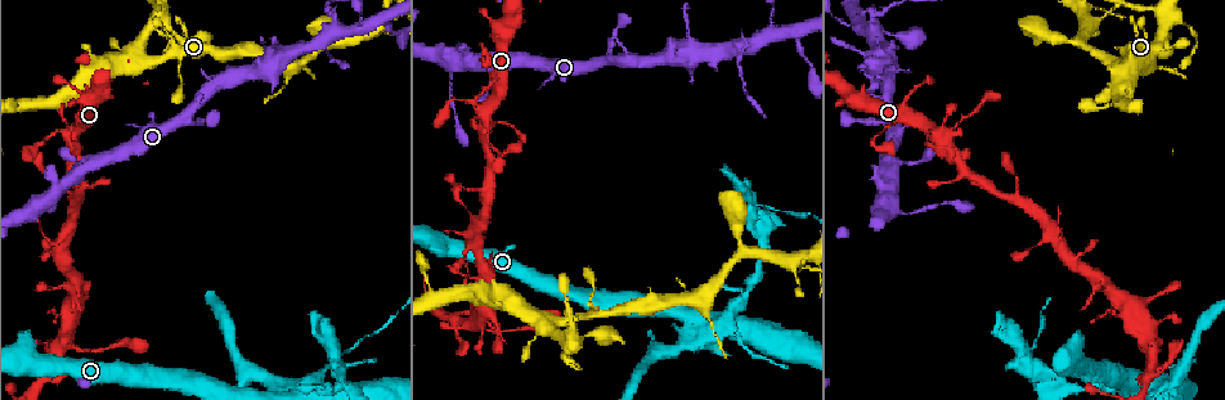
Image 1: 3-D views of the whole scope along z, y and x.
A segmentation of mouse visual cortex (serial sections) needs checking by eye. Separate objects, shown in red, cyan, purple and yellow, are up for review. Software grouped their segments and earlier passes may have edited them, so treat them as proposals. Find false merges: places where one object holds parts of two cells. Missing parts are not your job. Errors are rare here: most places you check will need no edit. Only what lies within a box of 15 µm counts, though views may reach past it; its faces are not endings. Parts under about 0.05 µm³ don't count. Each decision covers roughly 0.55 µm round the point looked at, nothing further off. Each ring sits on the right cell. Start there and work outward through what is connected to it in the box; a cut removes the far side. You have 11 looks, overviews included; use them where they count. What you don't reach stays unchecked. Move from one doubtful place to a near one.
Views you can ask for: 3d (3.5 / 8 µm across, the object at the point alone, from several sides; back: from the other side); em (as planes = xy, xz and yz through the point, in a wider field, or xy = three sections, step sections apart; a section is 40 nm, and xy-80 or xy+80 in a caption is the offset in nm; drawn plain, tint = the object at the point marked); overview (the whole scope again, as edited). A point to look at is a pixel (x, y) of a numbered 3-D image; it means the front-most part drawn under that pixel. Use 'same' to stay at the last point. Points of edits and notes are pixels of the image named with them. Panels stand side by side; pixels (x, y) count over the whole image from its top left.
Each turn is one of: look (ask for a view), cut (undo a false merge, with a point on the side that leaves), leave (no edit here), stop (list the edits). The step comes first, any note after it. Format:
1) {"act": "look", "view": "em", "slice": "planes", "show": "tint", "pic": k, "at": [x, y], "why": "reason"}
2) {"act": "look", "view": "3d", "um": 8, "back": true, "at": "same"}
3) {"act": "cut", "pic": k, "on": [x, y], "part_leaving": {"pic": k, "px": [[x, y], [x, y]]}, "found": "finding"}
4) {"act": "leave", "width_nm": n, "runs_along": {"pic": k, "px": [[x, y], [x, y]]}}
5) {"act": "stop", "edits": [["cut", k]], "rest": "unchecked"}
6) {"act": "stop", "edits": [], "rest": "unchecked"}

{"act": "look", "view": "3d", "um": 8, "back": true, "pic": 1, "at": [61, 188], "why": "sharp bend"}

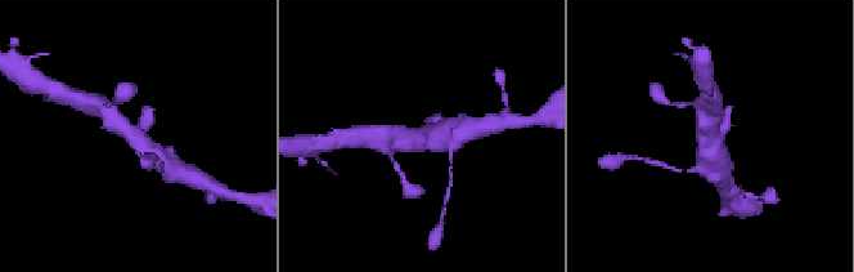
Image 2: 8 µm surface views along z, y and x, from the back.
{"act": "look", "view": "3d", "um": 3.5, "pic": 2, "at": [135, 136]}

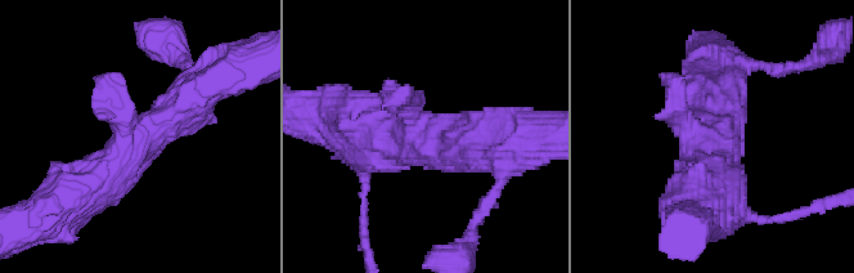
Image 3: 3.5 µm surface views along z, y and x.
{"act": "look", "view": "em", "slice": "xy", "step": 1, "show": "tint", "pic": 3, "at": [717, 142], "why": "now the EM"}

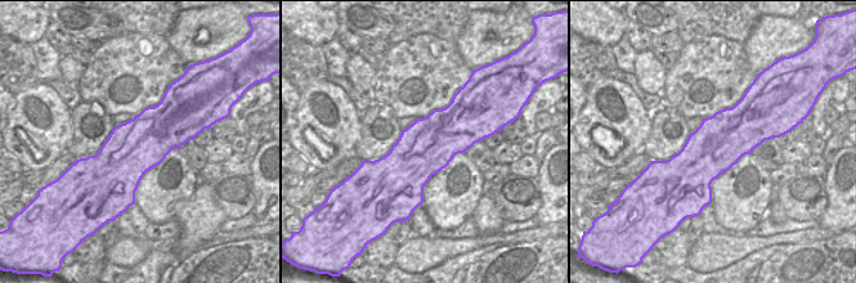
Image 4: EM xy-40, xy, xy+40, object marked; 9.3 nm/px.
{"act": "leave", "runs_along": {"pic": 3, "px": [[205, 89], [63, 205]]}, "found": "one cell here"}

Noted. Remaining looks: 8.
{"act": "look", "view": "3d", "um": 3.5, "pic": 1, "at": [878, 134], "why": "sudden change in width"}

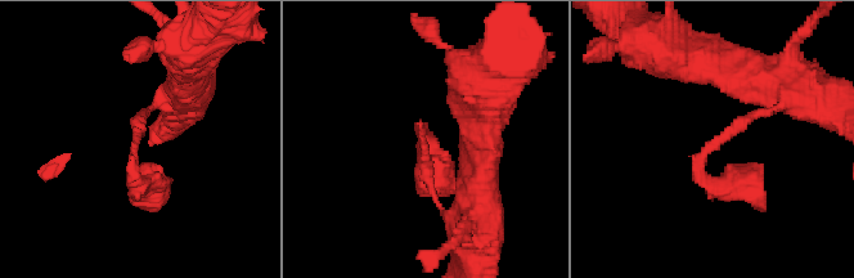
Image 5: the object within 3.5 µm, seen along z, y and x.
{"act": "look", "view": "em", "slice": "xy", "step": 2, "show": "tint", "pic": 5, "at": [422, 142], "arm_widths_nm": [100, 300], "why": "shape alone is not enough"}

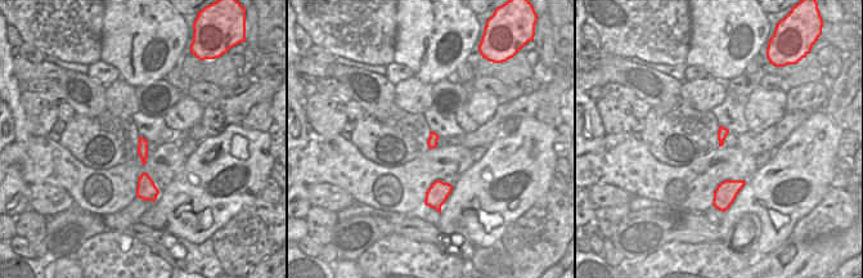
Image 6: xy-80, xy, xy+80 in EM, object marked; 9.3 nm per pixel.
{"act": "leave", "runs_along": {"pic": 5, "px": [[778, 106], [699, 161], [709, 185], [749, 185]]}, "found": "continuous, no second cell"}

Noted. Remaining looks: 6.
{"act": "look", "view": "em", "slice": "planes", "show": "tint", "pic": 1, "at": [73, 138], "why": "looks like a crossing"}

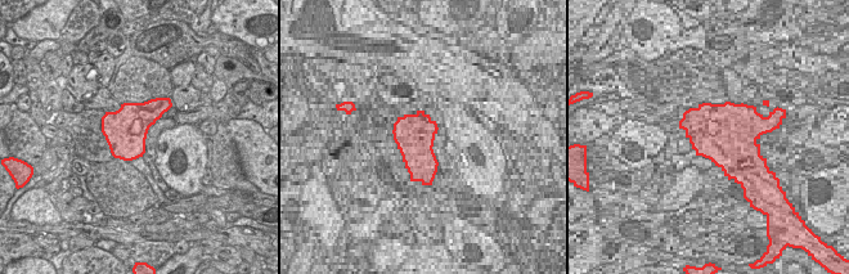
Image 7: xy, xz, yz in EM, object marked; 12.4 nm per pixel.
{"act": "look", "view": "3d", "um": 3.5, "at": "same"}

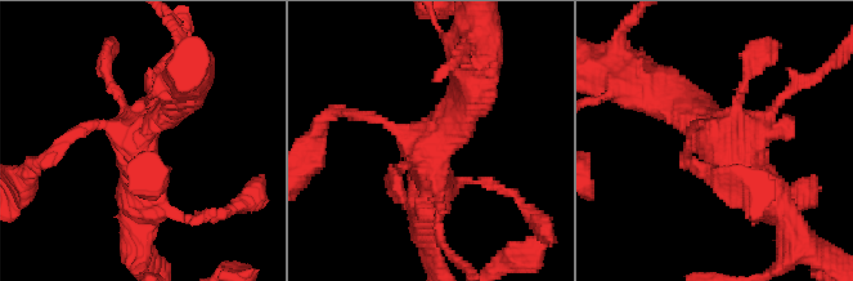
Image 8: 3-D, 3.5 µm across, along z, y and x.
{"act": "leave", "runs_along": {"pic": 8, "px": [[668, 94], [701, 119], [780, 209]]}, "found": "continuous, no second cell"}

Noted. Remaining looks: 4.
{"act": "look", "view": "3d", "um": 3.5, "back": true, "pic": 1, "at": [81, 186], "why": "sharp bend"}

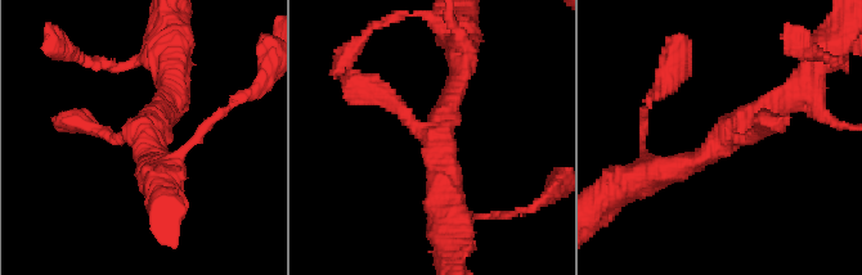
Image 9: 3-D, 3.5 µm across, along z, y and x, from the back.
{"act": "look", "view": "em", "slice": "planes", "show": "plain", "pic": 9, "at": [434, 133], "why": "need the tissue"}

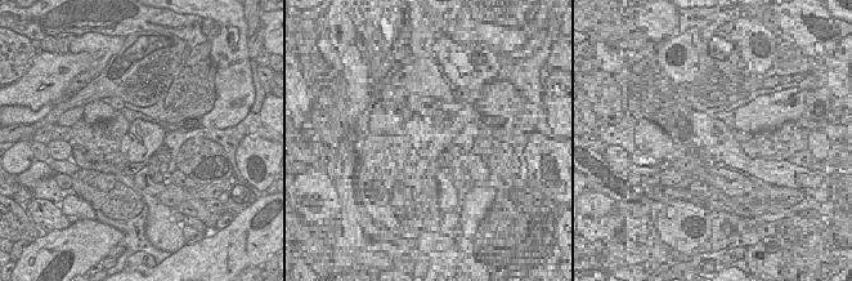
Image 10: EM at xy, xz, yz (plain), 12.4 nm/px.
{"act": "look", "view": "em", "slice": "planes", "show": "tint", "at": "same", "why": "with the object marked"}

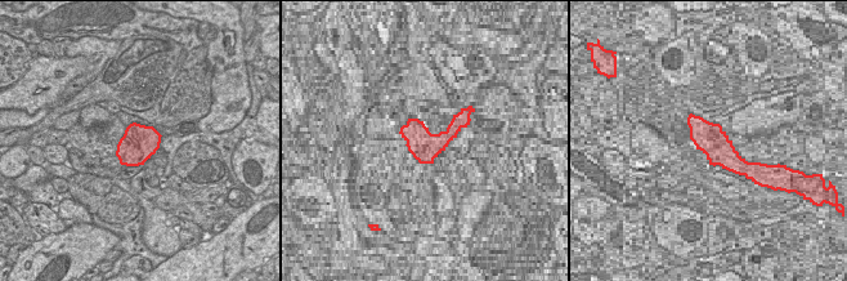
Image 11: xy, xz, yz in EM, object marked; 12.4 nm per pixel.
{"act": "leave", "width_nm": 440, "runs_along": {"pic": 9, "px": [[788, 100], [705, 156], [652, 172]]}, "found": "all the same cell"}

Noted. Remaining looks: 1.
{"act": "stop", "edits": [], "rest": "unchecked"}

